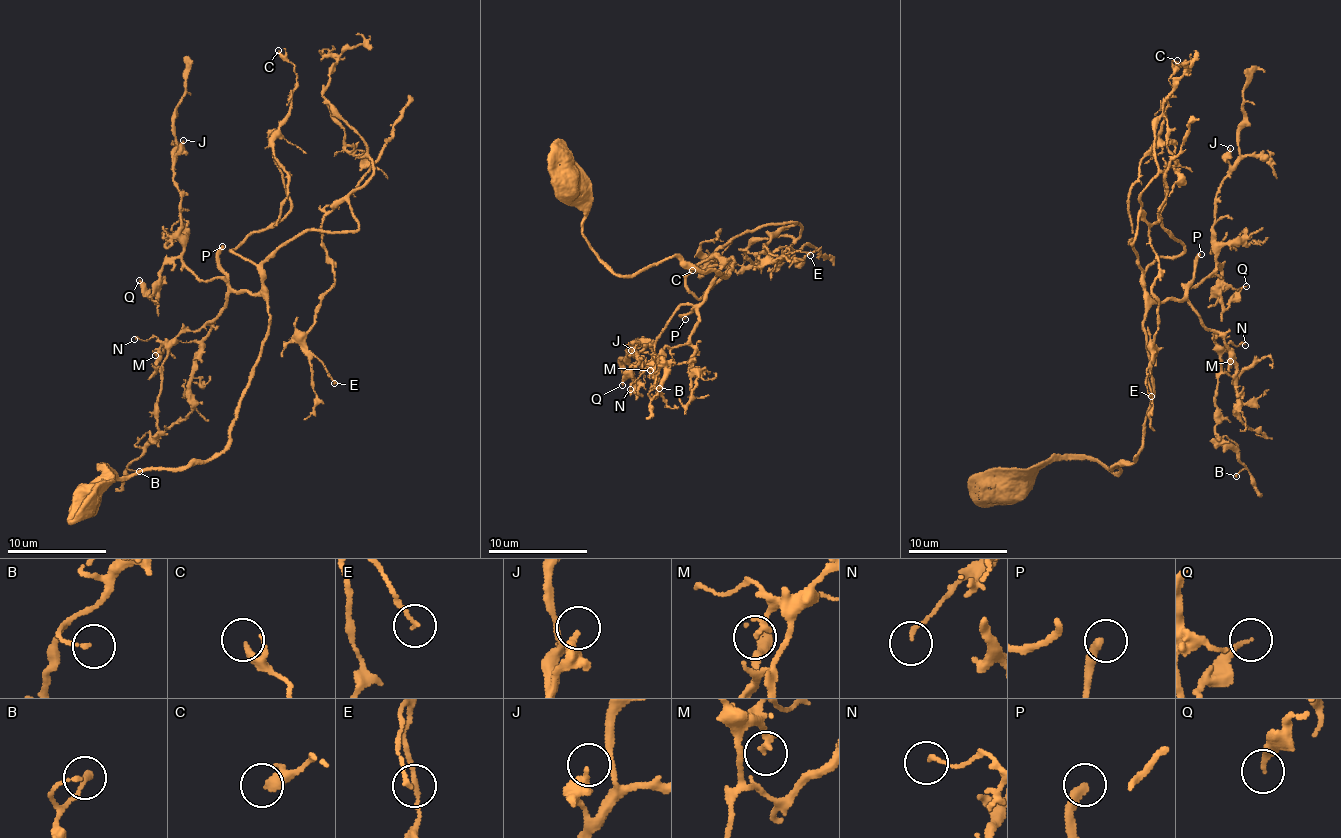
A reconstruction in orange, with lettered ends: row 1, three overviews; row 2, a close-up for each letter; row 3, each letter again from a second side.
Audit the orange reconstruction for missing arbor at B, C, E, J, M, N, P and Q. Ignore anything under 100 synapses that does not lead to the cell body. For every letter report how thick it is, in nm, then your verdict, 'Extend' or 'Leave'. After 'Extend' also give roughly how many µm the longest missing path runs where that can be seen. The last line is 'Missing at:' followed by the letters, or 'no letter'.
B: Thickness 110 nm. Leave
C: Thickness 200 nm. Leave
E: Thickness 120 nm. Leave
J: Thickness 300 nm. Leave
M: Thickness 200 nm. Leave
N: Thickness 120 nm. Leave
P: Thickness 300 nm. Extend. Missing length about 30 µm
Q: Thickness 240 nm. Leave
Missing at: P

